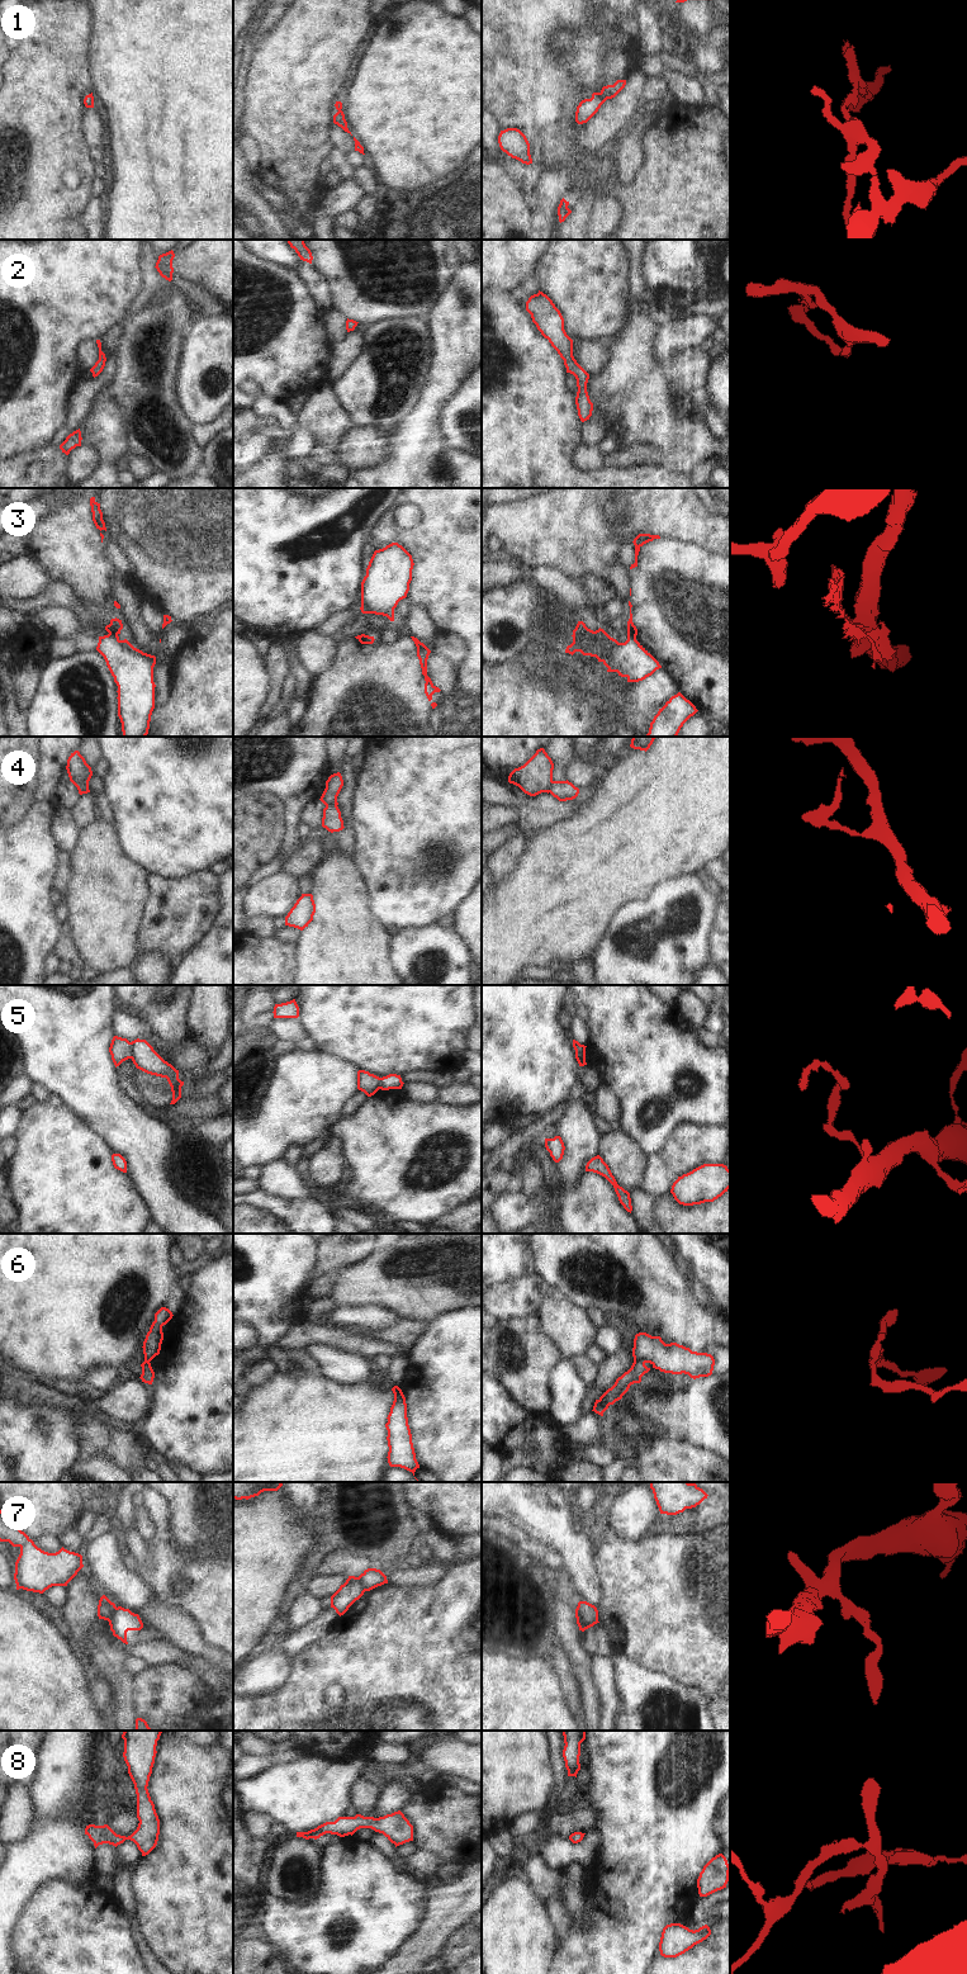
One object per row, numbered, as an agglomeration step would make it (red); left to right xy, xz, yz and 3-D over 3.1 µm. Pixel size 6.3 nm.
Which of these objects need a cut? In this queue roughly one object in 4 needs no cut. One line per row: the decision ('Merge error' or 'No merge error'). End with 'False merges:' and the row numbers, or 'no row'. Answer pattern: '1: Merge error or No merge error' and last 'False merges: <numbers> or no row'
1: No merge error
2: No merge error
3: Merge error
4: Merge error
5: Merge error
6: Merge error
7: Merge error
8: No merge error
False merges: 3, 4, 5, 6, 7.

